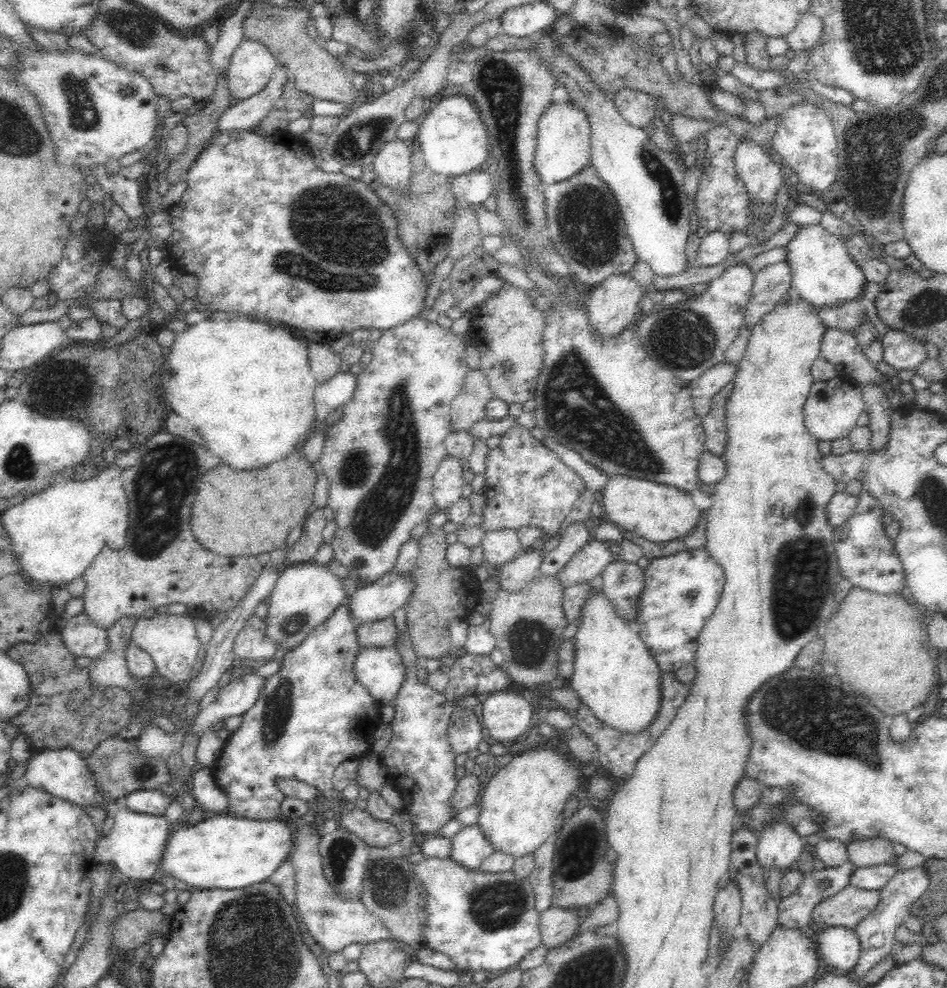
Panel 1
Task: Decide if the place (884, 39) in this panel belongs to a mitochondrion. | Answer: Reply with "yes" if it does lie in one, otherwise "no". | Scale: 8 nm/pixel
yes

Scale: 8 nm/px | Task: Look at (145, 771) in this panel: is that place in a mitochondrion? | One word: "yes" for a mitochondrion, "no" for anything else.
yes

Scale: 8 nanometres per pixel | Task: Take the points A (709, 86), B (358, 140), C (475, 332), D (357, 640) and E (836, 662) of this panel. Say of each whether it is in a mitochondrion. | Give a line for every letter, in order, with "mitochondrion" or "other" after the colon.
A: other
B: mitochondrion
C: other
D: other
E: other

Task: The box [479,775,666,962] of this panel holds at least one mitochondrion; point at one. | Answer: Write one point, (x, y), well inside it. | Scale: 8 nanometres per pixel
(566, 869)

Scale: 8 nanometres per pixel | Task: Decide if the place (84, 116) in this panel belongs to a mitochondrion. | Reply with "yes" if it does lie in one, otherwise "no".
yes

